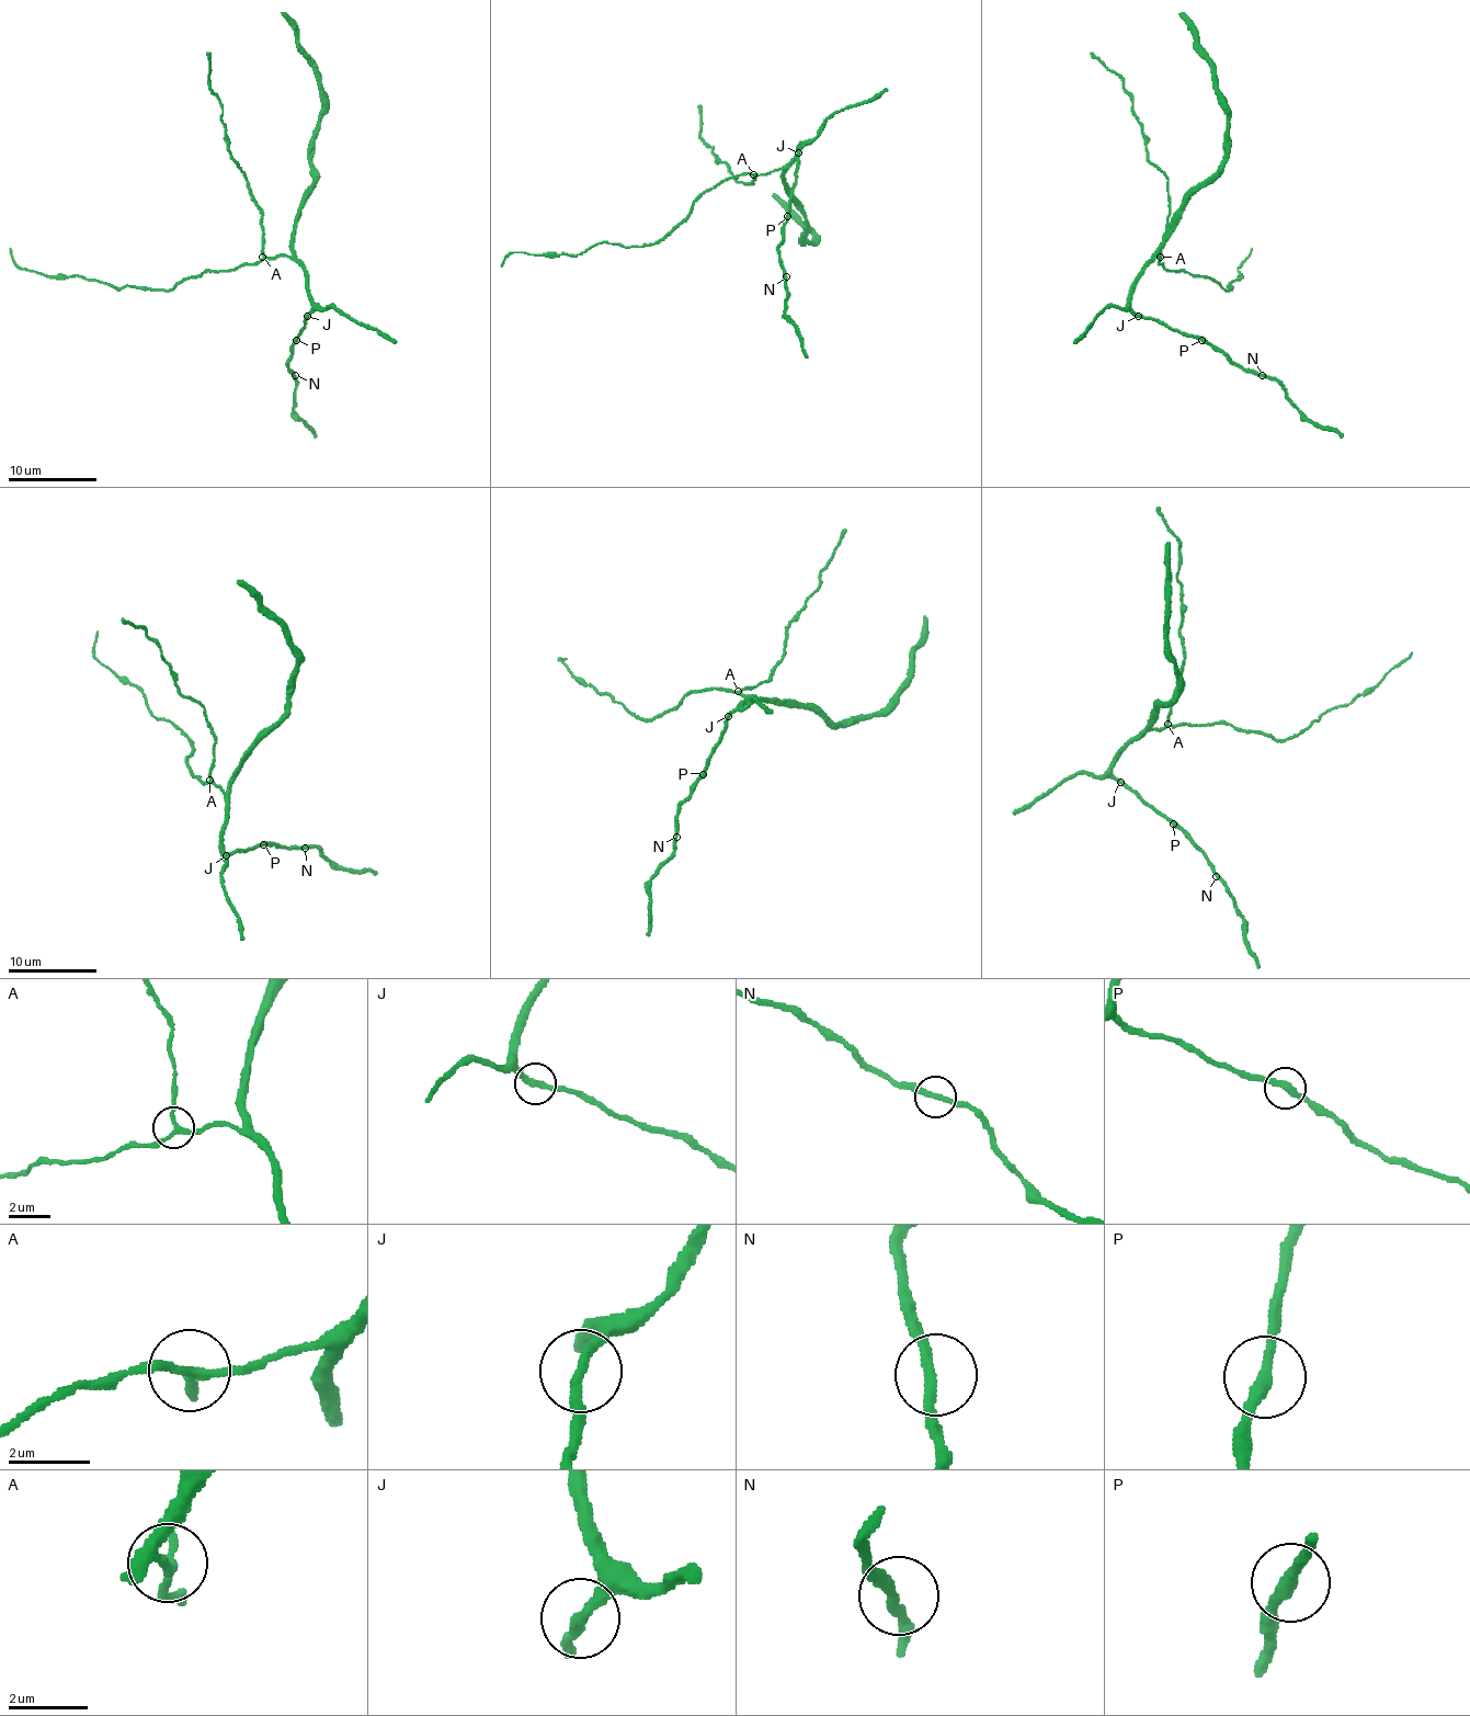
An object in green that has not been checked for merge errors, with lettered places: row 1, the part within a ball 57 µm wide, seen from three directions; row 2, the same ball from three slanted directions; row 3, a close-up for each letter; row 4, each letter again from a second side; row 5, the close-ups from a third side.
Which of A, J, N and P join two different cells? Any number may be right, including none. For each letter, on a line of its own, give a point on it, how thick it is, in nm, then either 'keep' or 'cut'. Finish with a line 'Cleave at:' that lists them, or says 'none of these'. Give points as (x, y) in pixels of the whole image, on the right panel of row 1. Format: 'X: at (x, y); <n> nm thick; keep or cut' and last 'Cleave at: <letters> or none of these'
A: at (1160, 257); 190 nm thick; keep
J: at (1138, 316); 240 nm thick; keep
N: at (1262, 375); 240 nm thick; keep
P: at (1201, 340); 320 nm thick; keep
Cleave at: none of these

